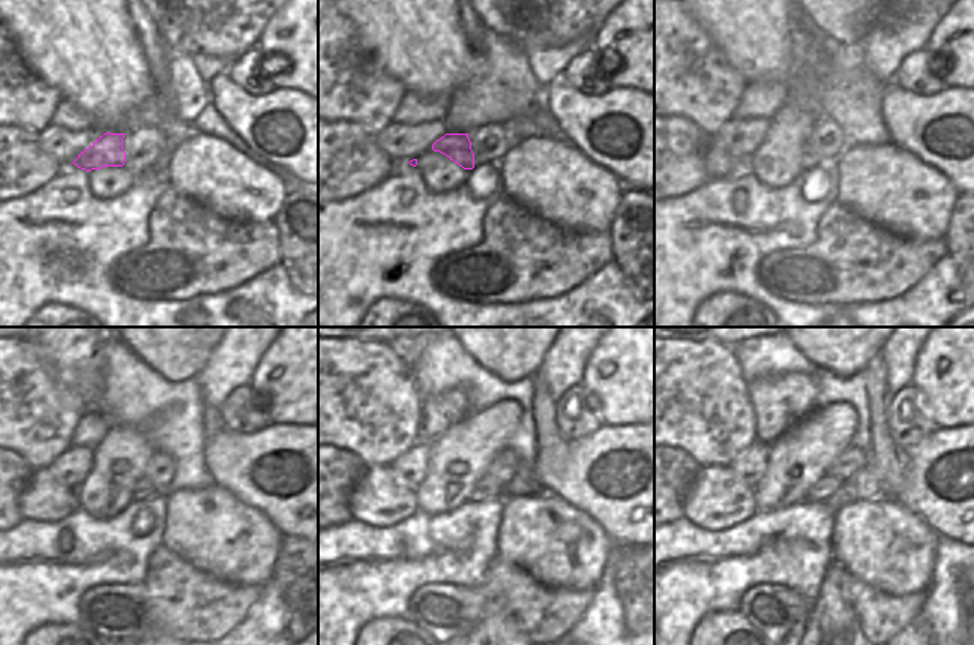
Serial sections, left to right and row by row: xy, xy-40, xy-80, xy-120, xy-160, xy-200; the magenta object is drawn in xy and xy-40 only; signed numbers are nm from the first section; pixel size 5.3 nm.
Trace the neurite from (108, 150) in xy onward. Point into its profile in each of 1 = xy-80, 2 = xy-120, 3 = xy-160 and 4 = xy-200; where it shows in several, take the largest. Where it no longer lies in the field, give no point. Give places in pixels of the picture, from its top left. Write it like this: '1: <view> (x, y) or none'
1: xy-80 (809, 158)
2: xy-120 (143, 491)
3: xy-160 (485, 489)
4: xy-200 (827, 485)

